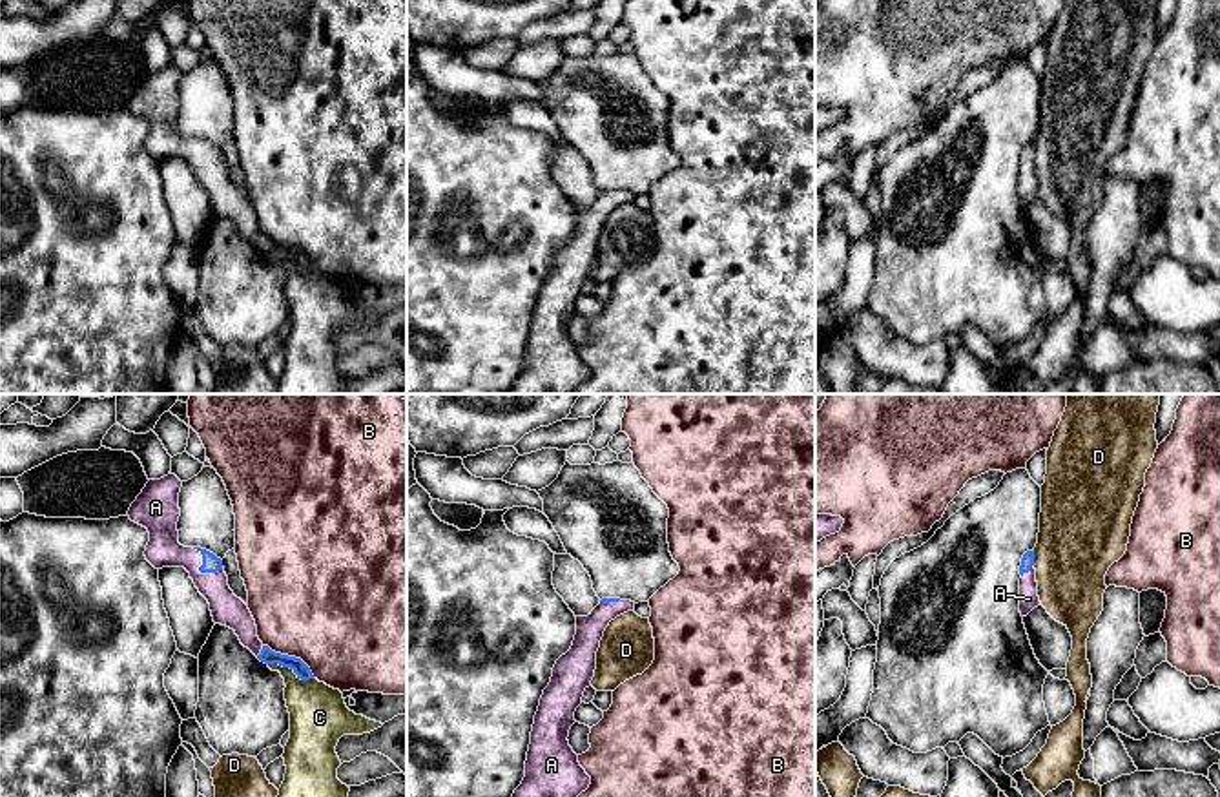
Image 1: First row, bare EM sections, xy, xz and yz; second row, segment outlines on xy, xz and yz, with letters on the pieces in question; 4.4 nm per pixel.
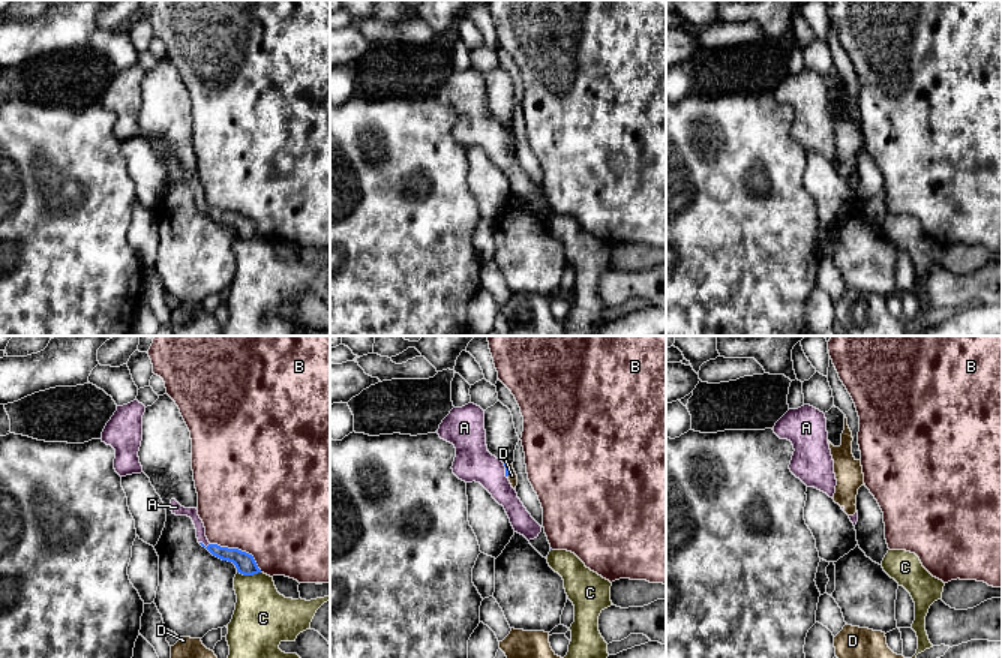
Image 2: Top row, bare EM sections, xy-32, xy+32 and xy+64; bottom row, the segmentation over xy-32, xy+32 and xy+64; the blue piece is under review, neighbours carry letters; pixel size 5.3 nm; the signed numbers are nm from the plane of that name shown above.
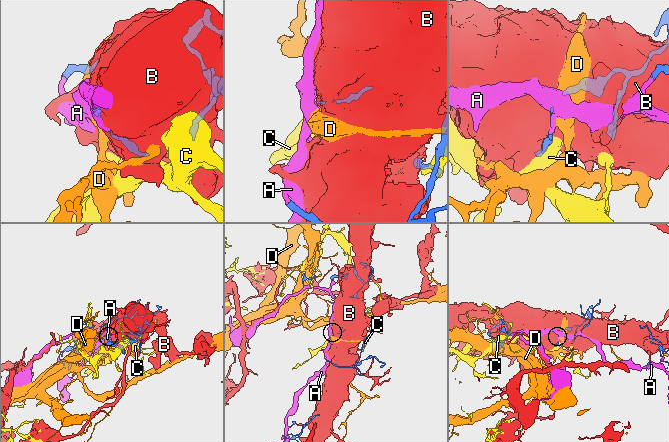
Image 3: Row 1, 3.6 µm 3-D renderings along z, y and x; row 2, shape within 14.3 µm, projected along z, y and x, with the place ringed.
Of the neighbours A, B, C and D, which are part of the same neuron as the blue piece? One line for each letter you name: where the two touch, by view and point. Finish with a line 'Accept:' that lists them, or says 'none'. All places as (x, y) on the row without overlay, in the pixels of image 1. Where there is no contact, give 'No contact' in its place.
A: Touches blue at xy (199, 161)
Accept: A

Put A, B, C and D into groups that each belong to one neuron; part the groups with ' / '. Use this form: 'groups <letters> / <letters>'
groups A / B / C / D

